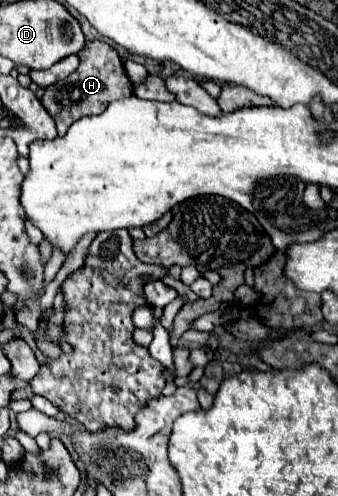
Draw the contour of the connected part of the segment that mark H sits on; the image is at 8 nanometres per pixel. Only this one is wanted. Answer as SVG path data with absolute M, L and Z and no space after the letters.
M89 41L83 53L79 53L79 61L79 67L67 79L49 85L41 97L43 105L49 109L51 117L57 123L59 135L63 135L63 131L67 131L69 125L79 117L103 113L113 99L125 99L133 93L133 85L125 73L123 61L109 43Z

